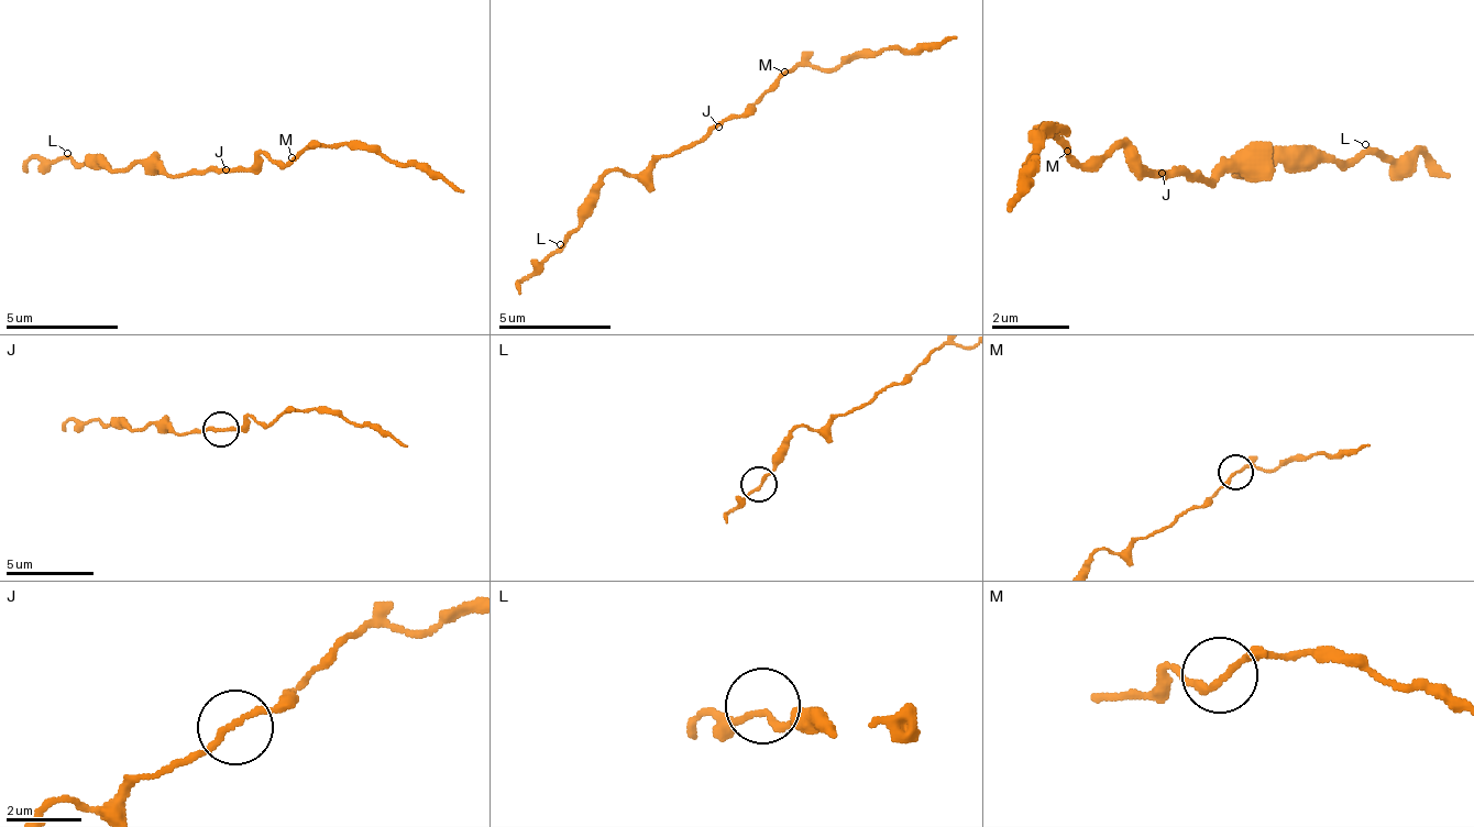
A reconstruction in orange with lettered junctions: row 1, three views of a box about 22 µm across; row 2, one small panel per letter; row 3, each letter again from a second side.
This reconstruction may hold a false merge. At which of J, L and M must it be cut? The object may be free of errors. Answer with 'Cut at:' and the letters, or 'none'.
Cut at: M

